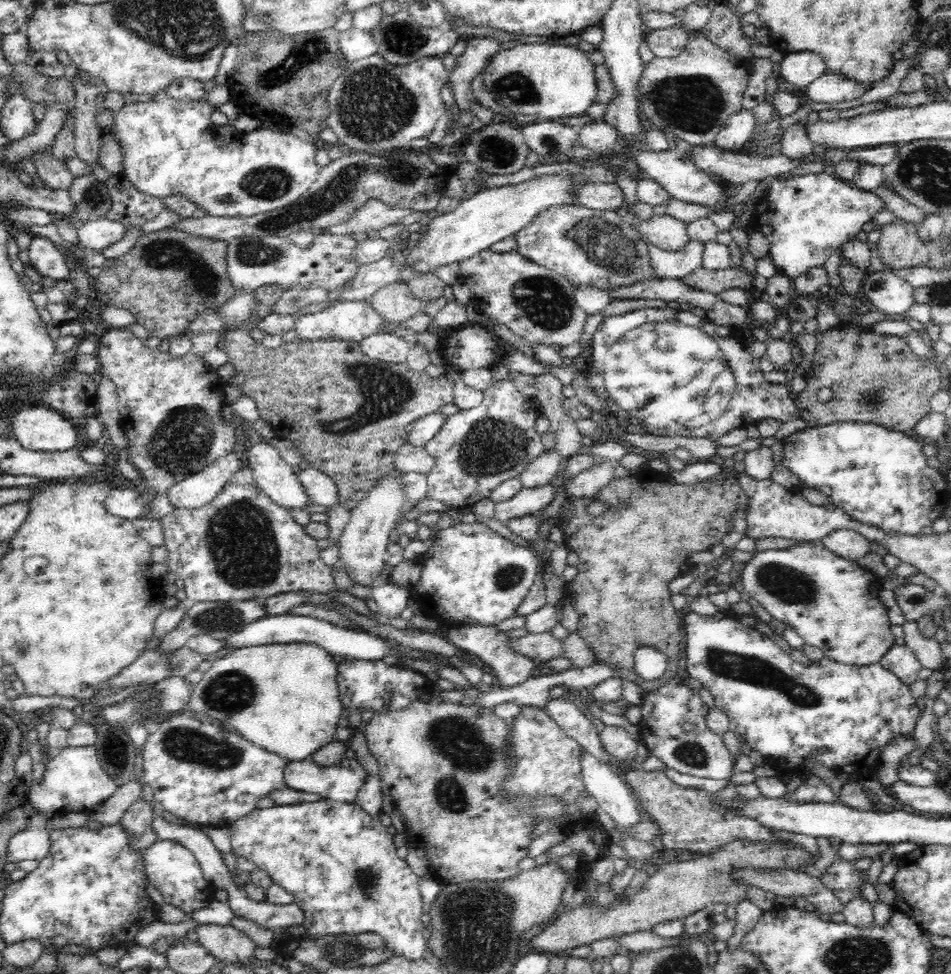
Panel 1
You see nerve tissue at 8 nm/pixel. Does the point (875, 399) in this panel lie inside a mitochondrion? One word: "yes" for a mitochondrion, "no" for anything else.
yes

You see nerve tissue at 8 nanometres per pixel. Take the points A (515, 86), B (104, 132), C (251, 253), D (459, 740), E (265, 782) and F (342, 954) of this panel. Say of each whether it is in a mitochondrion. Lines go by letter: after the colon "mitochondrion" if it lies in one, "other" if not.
A: mitochondrion
B: other
C: mitochondrion
D: mitochondrion
E: other
F: mitochondrion

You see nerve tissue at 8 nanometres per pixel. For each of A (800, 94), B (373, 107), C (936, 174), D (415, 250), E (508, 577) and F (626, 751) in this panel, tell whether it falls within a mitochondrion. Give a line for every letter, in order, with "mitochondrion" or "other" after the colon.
A: other
B: mitochondrion
C: mitochondrion
D: other
E: mitochondrion
F: other

